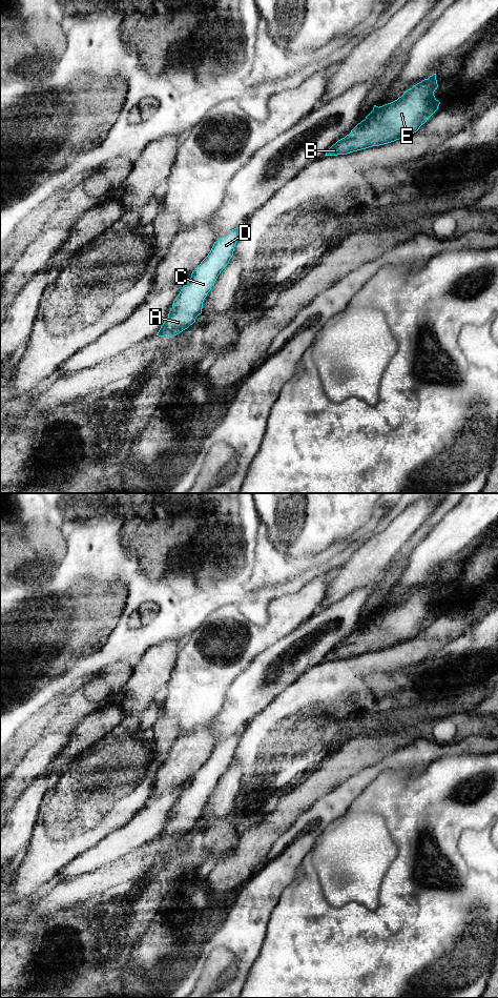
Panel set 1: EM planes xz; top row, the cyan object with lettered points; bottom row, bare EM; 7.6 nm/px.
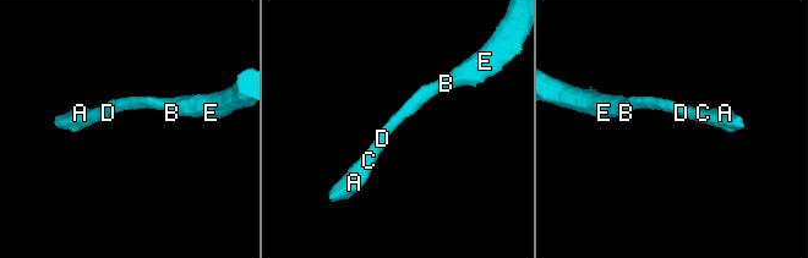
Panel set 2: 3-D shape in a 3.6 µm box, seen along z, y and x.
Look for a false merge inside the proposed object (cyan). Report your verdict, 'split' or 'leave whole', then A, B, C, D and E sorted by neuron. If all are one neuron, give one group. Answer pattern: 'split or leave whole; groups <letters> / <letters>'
leave whole; groups A B C D E

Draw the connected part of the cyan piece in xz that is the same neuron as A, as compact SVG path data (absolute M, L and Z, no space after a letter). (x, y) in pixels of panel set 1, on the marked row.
M244 224L214 242L208 256L192 271L189 282L183 286L173 301L168 318L157 335L172 338L195 322L196 317L202 313L205 298L232 258L243 227Z

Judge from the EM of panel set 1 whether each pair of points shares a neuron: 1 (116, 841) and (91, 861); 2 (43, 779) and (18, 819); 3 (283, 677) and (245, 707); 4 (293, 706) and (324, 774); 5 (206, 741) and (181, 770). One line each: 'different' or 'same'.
1: same
2: same
3: same
4: different
5: same

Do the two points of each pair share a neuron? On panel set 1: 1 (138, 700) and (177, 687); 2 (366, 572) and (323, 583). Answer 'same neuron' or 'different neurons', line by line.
1: different neurons
2: different neurons

